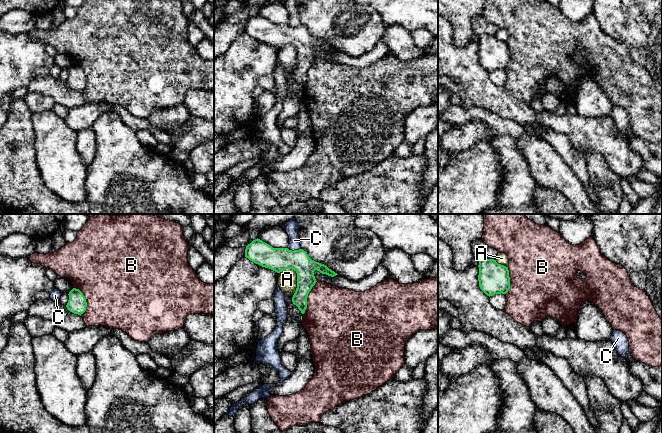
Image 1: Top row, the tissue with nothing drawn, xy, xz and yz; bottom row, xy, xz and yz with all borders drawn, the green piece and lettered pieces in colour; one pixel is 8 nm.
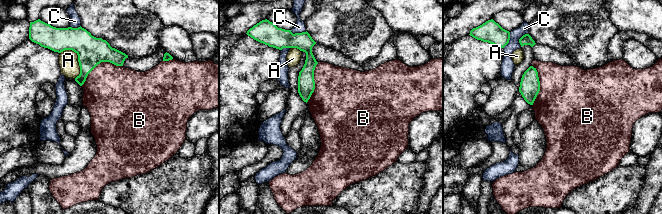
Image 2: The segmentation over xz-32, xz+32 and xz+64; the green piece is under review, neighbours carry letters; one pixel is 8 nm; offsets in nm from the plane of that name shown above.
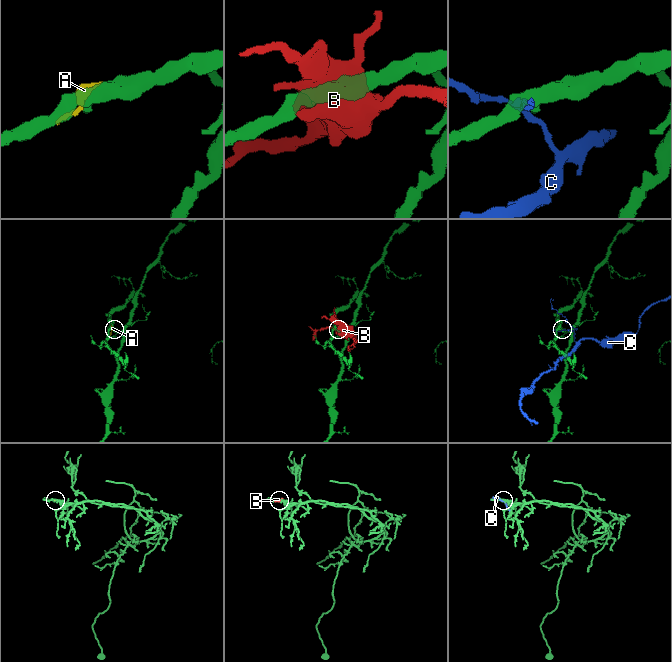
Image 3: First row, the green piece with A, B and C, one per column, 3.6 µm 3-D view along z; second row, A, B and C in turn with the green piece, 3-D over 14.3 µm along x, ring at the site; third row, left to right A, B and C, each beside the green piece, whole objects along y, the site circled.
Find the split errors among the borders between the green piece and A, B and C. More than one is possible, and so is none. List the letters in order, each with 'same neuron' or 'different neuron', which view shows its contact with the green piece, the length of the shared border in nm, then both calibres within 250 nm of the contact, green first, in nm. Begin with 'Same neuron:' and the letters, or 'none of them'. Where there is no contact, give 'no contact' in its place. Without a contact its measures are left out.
Same neuron: none of them
A: different neuron; contact in xz; length 240 nm; calibres 190 and 160 nm
B: different neuron; contact in xz; length 300 nm; calibres 160 and 440 nm
C: different neuron; contact in xz; length 110 nm; calibres 190 and 100 nm

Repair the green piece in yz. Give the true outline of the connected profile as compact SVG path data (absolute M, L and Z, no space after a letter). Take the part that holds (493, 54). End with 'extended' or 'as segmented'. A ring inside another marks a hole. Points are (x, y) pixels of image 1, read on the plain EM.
M494 35L479 36L479 63L487 71L506 70L510 65L508 43L498 40Z | as segmented

